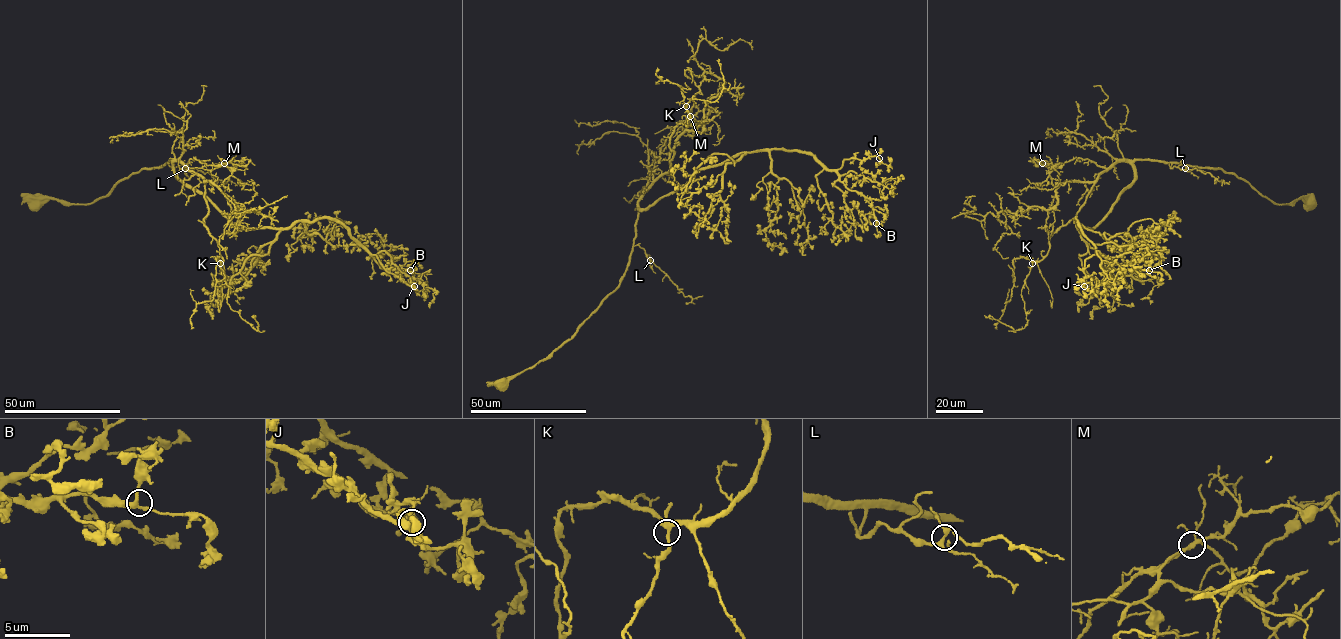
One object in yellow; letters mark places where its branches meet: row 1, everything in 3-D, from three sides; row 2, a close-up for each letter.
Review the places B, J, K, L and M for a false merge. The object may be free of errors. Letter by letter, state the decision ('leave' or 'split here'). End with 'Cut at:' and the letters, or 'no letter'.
B: leave
J: leave
K: leave
L: leave
M: split here
Cut at: M

